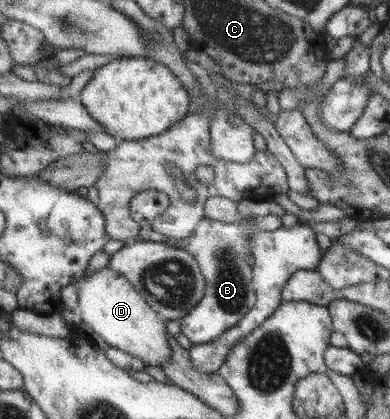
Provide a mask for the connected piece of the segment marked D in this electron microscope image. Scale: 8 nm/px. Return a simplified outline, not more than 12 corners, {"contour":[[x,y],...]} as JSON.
{"contour":[[125,276],[81,277],[76,311],[109,346],[161,367],[166,322]]}

